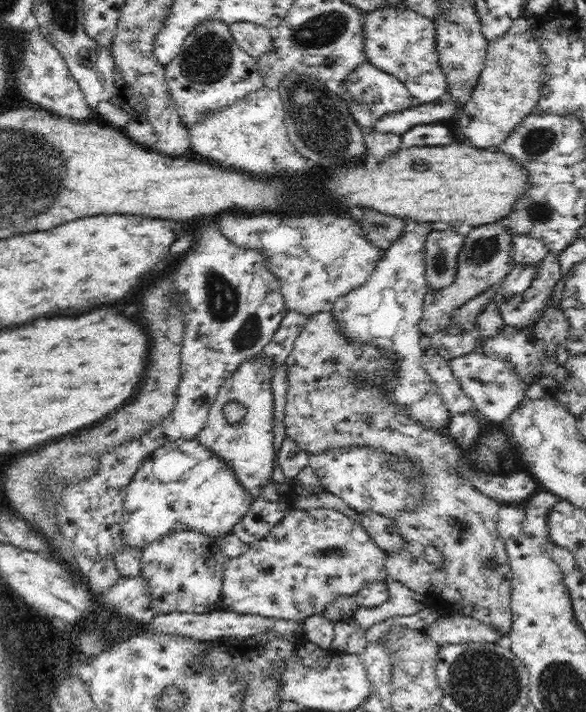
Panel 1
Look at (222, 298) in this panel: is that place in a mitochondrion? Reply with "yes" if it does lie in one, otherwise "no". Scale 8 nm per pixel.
yes

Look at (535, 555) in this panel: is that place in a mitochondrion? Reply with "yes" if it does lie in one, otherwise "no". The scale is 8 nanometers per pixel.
no

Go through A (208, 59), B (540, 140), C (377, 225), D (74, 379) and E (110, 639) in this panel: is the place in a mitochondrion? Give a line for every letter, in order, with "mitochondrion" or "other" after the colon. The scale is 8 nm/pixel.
A: mitochondrion
B: mitochondrion
C: mitochondrion
D: other
E: other

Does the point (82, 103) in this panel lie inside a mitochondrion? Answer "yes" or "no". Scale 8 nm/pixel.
no

